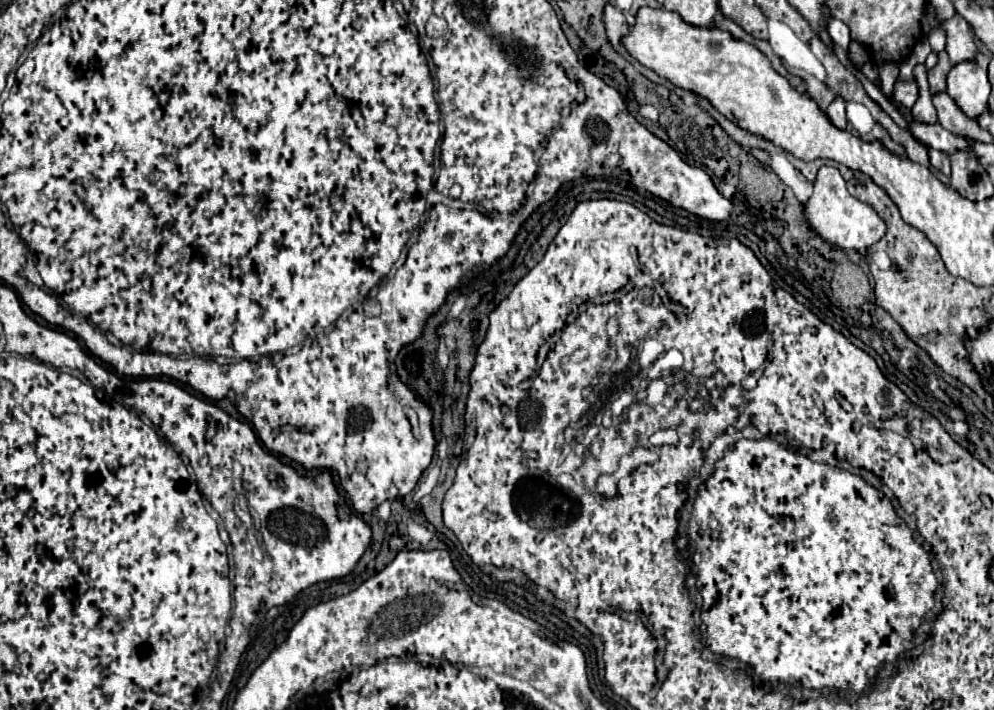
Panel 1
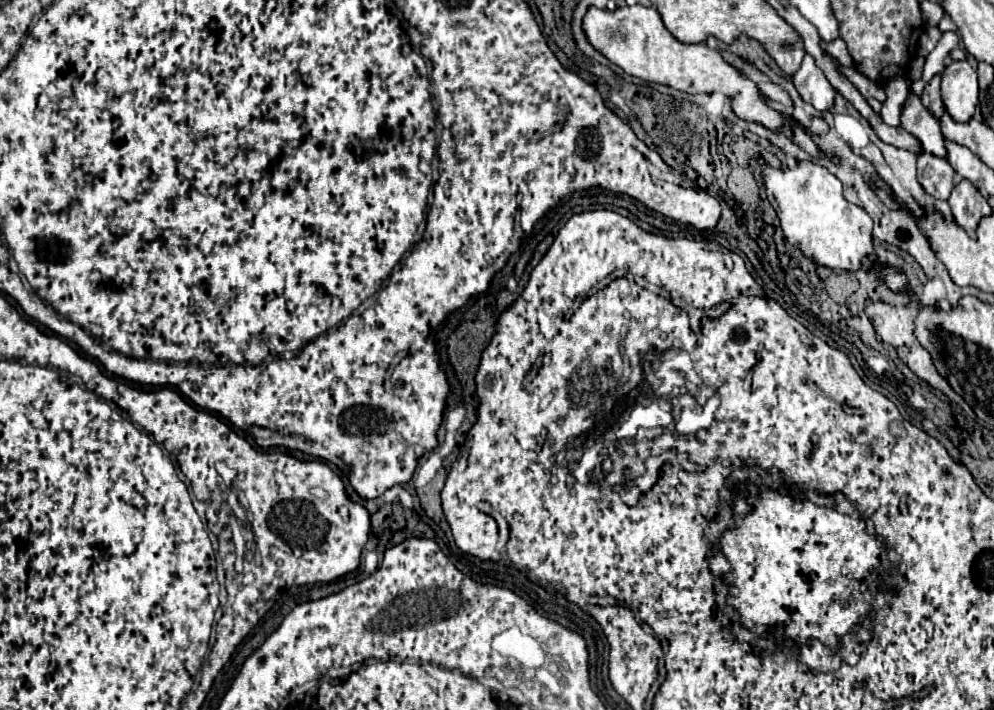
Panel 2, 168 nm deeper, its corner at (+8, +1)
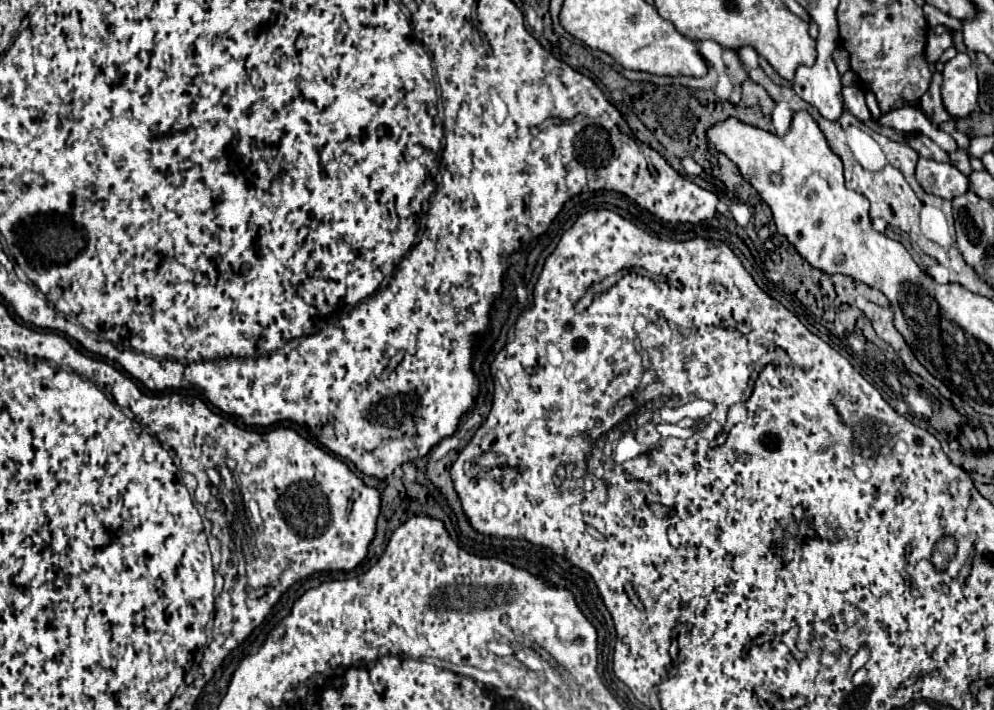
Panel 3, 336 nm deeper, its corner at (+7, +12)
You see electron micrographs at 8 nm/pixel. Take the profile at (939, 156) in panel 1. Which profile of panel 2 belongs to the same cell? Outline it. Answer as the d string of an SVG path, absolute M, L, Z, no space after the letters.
M918 154L918 182L936 200L948 200L954 188L954 168L934 154Z

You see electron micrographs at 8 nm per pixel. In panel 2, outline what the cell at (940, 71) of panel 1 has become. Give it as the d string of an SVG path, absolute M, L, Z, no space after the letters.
M934 76L926 88L924 88L924 94L920 96L922 104L926 106L926 110L936 118L940 120L942 118L942 112L944 112L944 104L942 104L942 98L940 98L940 76Z

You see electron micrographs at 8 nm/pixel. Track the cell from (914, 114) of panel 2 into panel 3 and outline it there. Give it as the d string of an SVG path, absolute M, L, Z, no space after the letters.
M955 149L955 151L949 151L949 157L951 157L951 161L955 163L955 167L963 173L963 175L967 175L967 173L971 173L971 165L969 165L969 157L961 151L961 149Z

